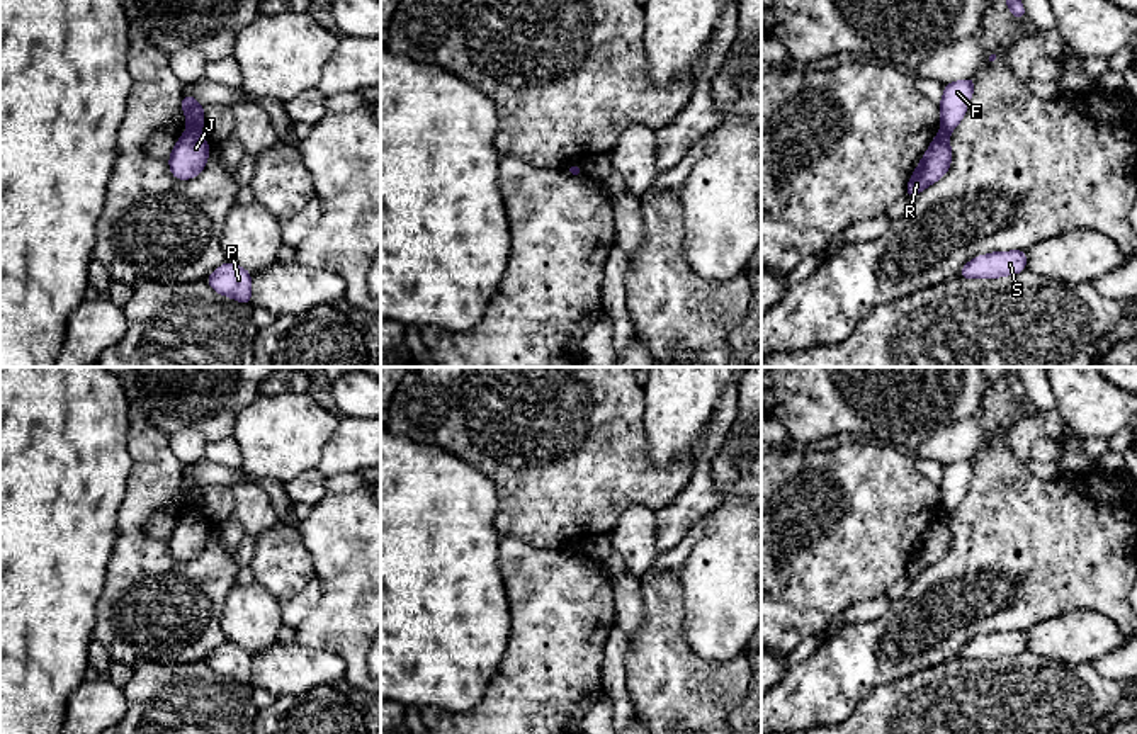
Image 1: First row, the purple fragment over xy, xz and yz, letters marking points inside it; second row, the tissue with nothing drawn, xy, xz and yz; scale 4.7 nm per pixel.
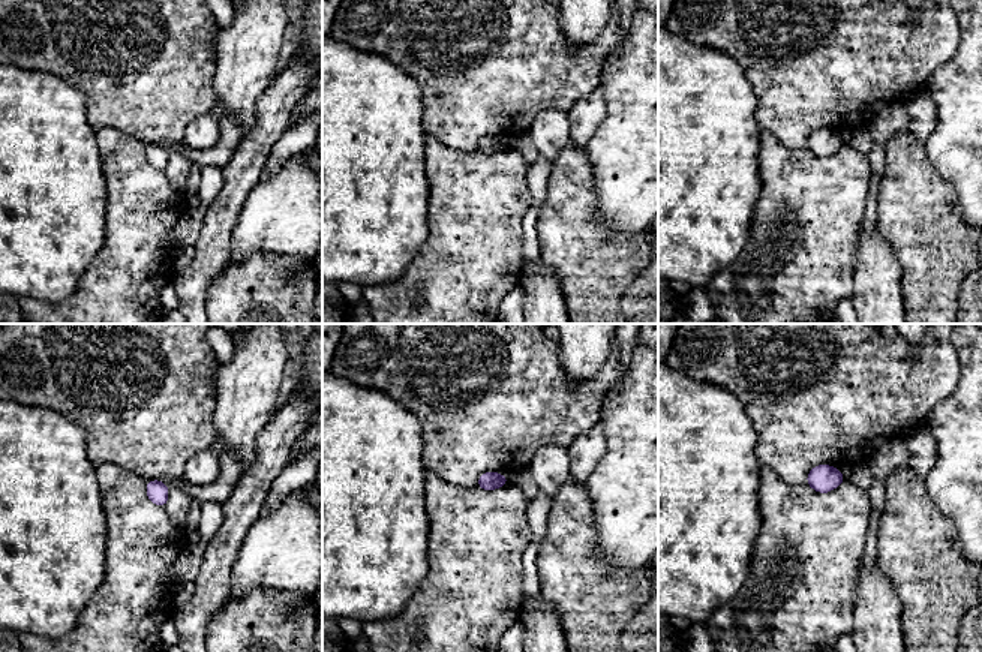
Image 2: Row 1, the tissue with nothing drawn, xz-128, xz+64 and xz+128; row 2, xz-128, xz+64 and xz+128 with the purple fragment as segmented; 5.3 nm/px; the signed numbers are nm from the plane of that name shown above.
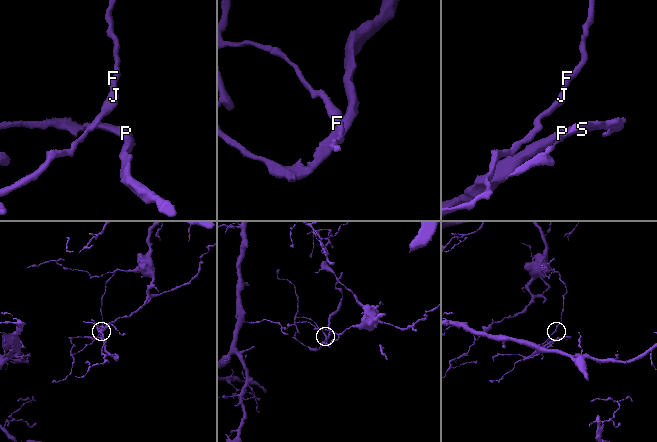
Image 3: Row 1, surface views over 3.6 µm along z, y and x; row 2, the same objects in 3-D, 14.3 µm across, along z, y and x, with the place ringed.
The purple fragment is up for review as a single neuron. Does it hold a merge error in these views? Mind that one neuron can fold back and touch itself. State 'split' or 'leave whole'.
split

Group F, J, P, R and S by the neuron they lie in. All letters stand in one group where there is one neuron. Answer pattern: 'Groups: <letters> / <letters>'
Groups: F / J P R S

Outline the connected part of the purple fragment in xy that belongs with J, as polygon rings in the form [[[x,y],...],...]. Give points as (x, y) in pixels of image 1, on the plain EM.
[[[187,510],[168,537],[170,552],[177,561],[197,557],[209,539],[209,523],[201,513]]]

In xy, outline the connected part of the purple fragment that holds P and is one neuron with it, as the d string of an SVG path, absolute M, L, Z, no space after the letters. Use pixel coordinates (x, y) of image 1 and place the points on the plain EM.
M224 642L216 652L209 654L206 663L221 676L236 680L250 686L252 654L243 647Z

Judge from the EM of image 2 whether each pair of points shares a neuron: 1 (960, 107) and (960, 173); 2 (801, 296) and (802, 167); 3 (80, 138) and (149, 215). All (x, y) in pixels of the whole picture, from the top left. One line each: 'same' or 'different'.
1: same
2: same
3: different

